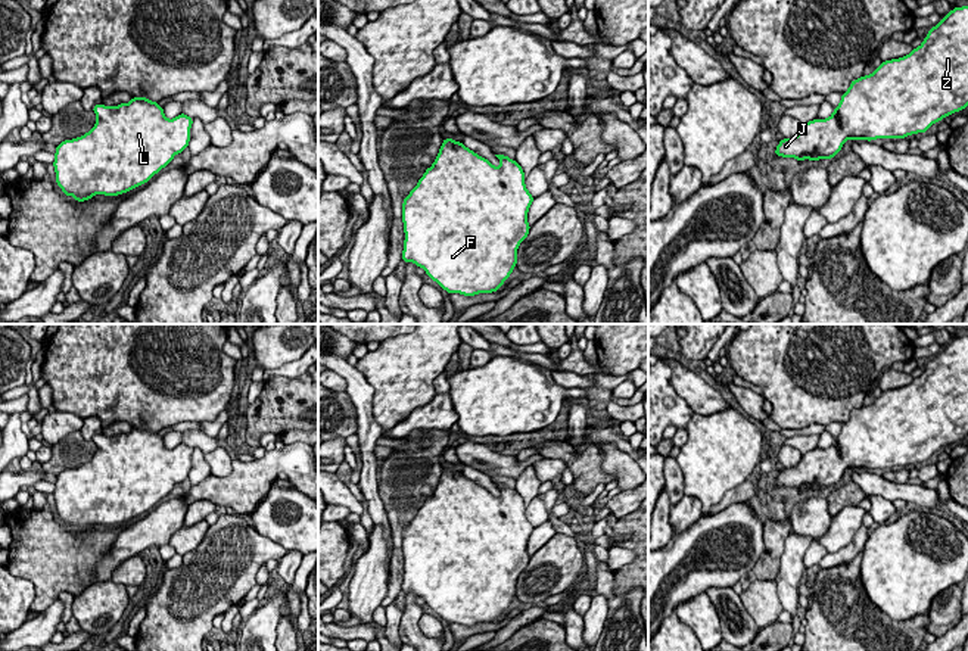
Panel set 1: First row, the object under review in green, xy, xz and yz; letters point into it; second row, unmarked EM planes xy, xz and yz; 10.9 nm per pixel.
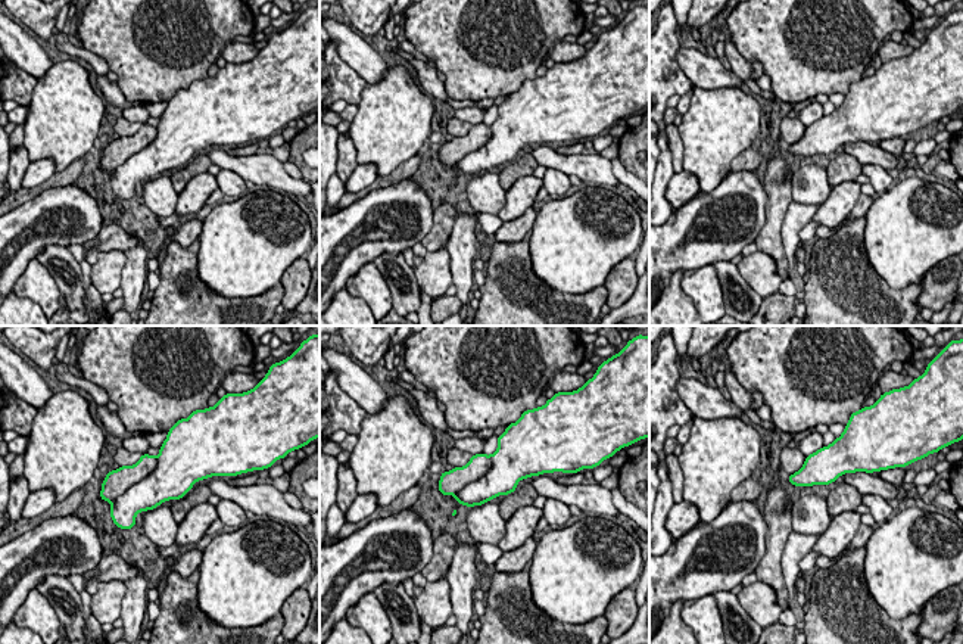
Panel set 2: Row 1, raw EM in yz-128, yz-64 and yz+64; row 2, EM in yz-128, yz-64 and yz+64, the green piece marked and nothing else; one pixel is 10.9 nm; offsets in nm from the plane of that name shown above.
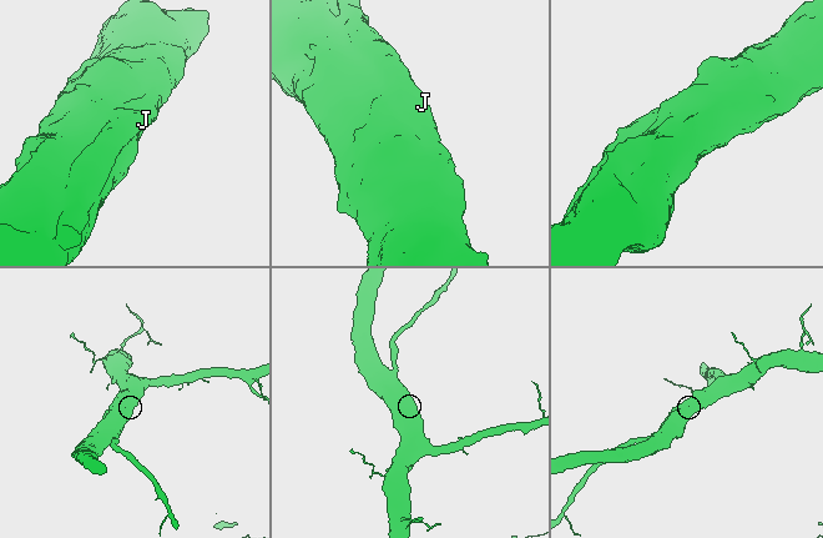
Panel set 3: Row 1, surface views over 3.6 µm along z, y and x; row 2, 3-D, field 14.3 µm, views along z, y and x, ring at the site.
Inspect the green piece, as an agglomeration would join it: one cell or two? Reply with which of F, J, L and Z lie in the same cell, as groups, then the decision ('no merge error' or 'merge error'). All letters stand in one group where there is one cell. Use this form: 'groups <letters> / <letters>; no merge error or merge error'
groups F J L Z; no merge error

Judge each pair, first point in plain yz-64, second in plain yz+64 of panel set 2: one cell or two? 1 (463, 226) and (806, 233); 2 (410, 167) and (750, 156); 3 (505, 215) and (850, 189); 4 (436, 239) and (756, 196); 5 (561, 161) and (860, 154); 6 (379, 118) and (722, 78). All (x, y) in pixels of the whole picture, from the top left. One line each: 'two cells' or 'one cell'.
1: two cells
2: one cell
3: one cell
4: two cells
5: one cell
6: two cells

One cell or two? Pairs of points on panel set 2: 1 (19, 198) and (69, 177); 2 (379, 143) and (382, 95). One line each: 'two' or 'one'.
1: one
2: one

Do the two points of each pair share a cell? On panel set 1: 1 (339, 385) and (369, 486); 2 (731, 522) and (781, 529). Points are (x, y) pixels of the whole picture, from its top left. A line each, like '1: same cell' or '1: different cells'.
1: different cells
2: different cells

